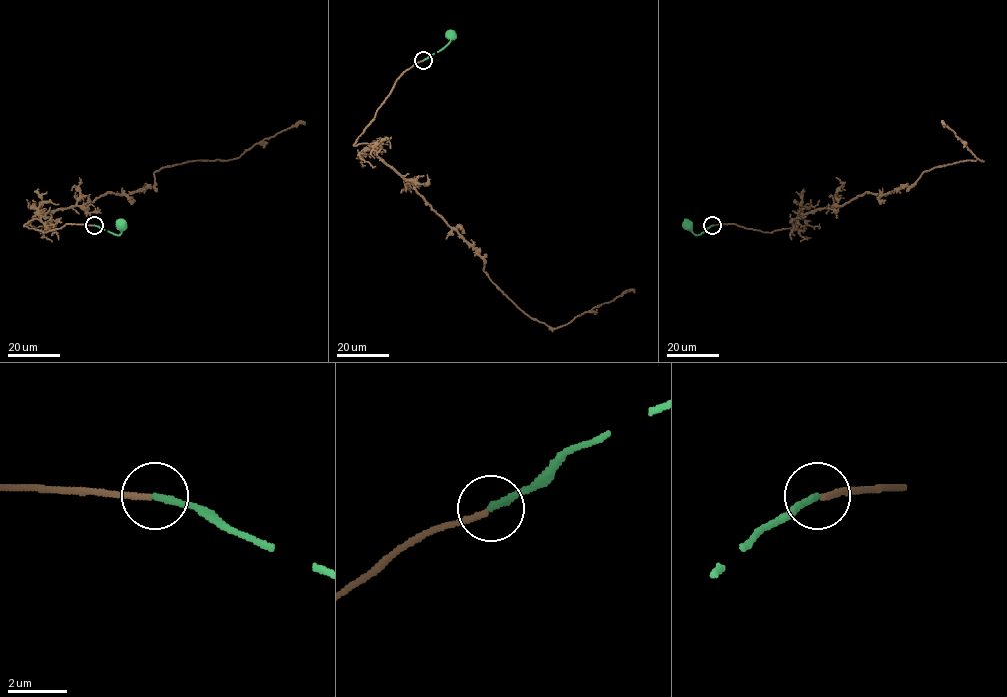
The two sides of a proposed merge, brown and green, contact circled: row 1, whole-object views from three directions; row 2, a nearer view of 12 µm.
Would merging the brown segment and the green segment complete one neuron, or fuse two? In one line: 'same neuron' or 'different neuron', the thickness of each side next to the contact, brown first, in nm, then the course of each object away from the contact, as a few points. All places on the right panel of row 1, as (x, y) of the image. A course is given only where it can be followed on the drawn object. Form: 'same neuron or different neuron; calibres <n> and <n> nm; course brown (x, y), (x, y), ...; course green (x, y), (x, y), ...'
same neuron; calibres 200 and 240 nm; course brown (713, 225), (789, 228), (807, 213), (866, 192), (911, 186), (935, 167), (981, 160), (945, 125); course green (713, 225), (695, 235), (688, 224)

